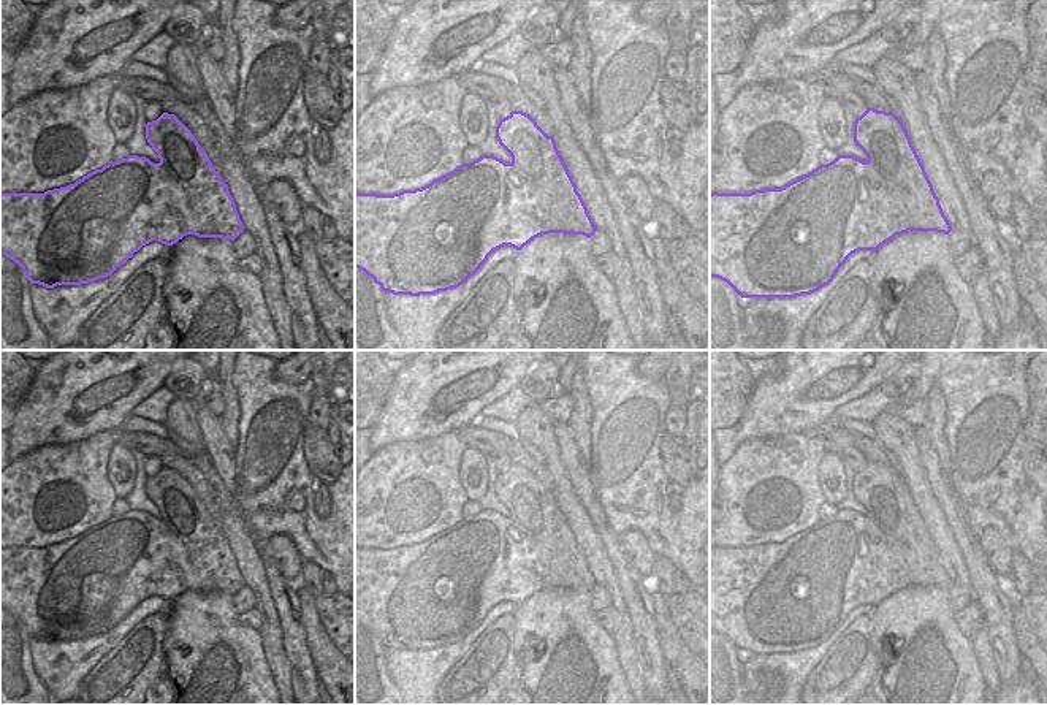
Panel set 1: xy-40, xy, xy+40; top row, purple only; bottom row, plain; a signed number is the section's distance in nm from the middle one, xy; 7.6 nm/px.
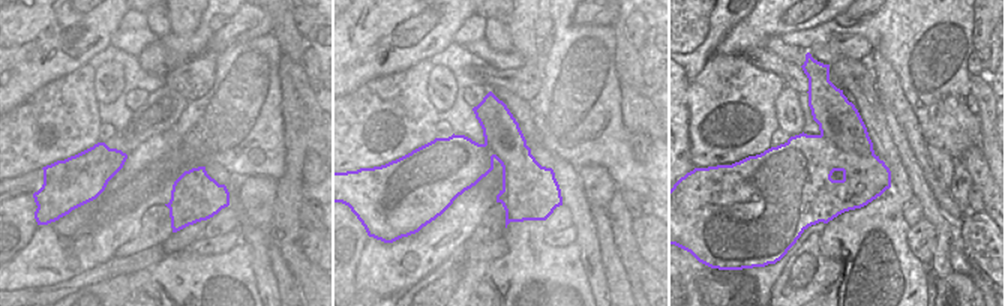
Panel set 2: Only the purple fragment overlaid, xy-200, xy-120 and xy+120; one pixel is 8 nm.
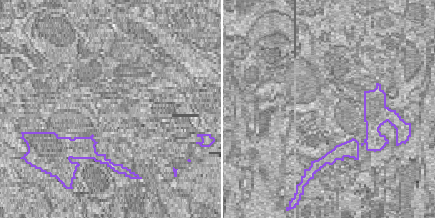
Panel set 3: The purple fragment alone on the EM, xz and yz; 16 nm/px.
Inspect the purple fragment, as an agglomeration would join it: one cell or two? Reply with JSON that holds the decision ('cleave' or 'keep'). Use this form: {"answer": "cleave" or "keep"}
{"answer": "cleave"}

